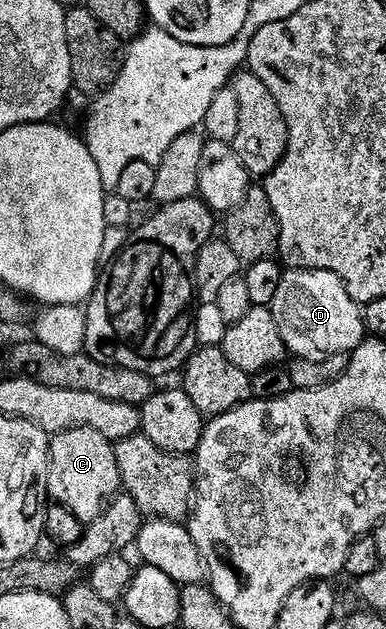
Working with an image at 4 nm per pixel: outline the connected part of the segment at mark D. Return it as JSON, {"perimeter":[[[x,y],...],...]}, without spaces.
{"perimeter":[[[284,270],[273,300],[273,310],[283,328],[283,339],[292,356],[299,357],[307,352],[323,357],[351,353],[364,341],[365,328],[360,304],[348,293],[342,278],[334,270],[331,271]]]}

